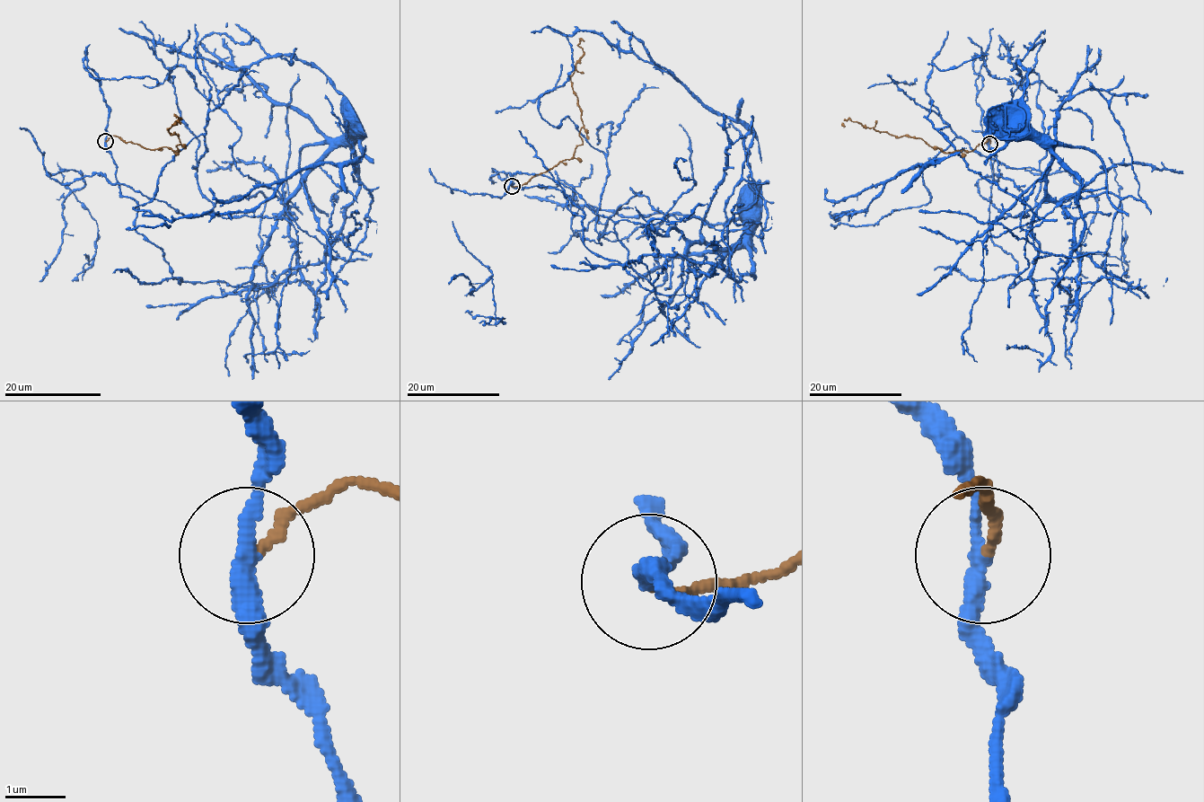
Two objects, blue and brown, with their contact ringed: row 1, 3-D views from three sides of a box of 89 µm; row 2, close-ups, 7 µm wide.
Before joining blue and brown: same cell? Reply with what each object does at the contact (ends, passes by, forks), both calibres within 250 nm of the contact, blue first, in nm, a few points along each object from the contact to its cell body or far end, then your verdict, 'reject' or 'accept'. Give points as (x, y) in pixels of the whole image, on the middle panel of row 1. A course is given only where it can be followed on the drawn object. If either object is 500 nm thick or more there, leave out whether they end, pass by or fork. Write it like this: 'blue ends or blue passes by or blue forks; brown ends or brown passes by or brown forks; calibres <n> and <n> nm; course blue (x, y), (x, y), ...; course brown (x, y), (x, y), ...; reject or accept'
blue passes by; brown ends; calibres 280 and 160 nm; course blue (511, 186), (695, 298), (687, 251), (744, 223), (601, 233), (641, 191), (762, 239), (723, 128); course brown (511, 186), (525, 184), (569, 159), (582, 143), (581, 108), (570, 76), (583, 54), (580, 39), (584, 41); reject

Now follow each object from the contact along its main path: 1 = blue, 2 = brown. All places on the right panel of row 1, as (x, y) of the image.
1: (989, 144), (1018, 275), (1096, 282), (1026, 124), (1043, 40), (995, 149), (1053, 255), (932, 100)
2: (989, 144), (988, 139), (973, 150), (946, 153), (918, 137), (896, 136), (848, 119), (843, 122), (845, 126)

